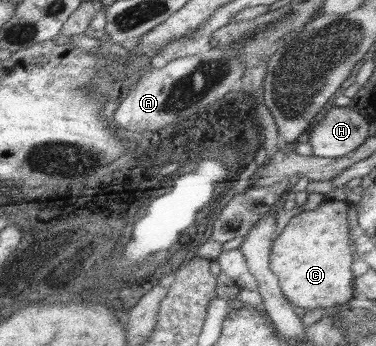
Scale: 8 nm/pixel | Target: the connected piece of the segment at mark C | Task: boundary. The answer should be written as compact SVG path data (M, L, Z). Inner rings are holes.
M325 200L315 210L301 211L291 217L281 233L274 239L269 256L269 269L277 277L281 294L293 306L303 308L305 312L311 312L315 308L329 308L343 305L352 300L354 279L350 266L355 259L352 244L353 235L349 235L346 212L346 201Z

